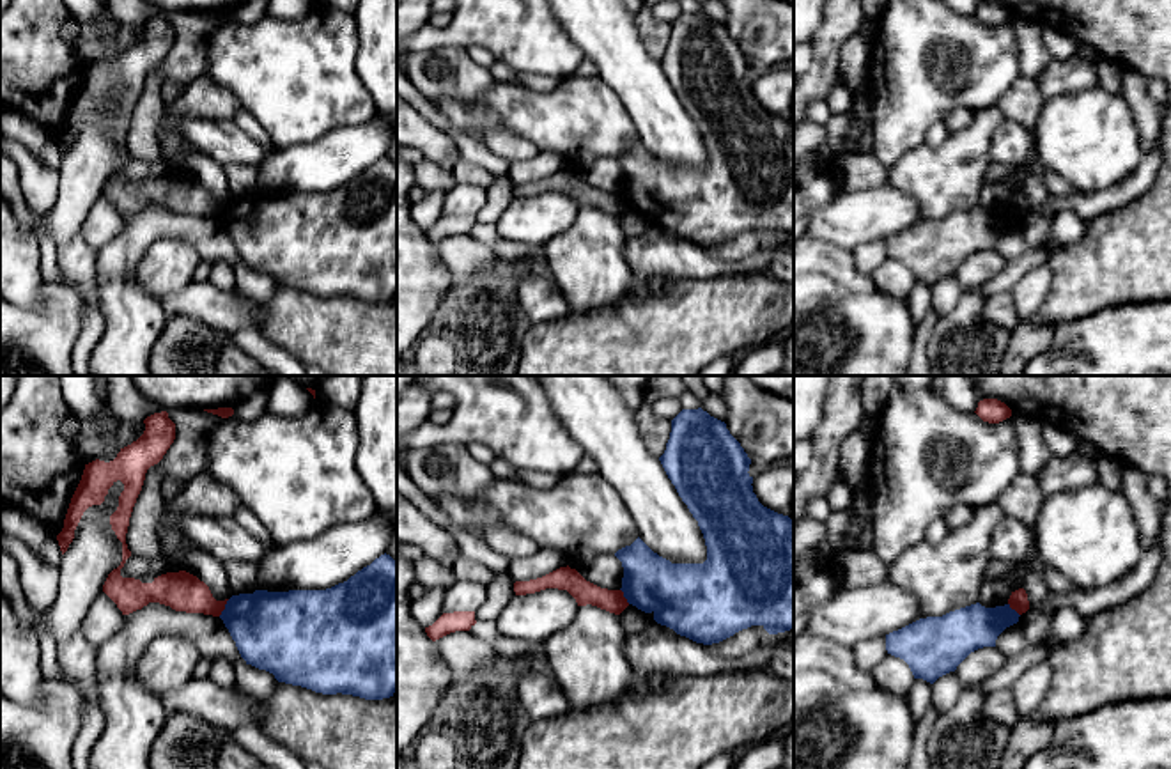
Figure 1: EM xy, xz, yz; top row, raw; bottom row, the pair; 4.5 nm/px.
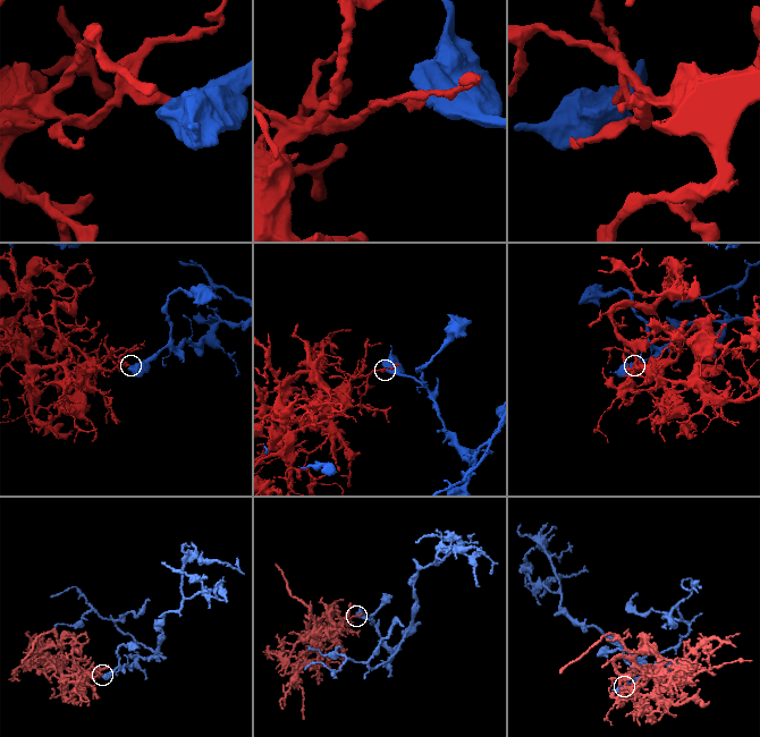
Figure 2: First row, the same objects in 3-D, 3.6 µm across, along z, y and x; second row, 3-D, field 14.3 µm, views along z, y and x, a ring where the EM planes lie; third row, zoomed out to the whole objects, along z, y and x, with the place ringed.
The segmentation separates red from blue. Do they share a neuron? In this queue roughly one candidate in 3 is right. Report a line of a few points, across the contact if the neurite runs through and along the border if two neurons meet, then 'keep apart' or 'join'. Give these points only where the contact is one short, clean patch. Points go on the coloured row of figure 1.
line xy (229, 599), (218, 615); keep apart

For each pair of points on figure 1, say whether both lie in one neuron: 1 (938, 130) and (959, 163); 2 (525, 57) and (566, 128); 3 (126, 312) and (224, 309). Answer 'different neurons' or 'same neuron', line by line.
1: different neurons
2: different neurons
3: different neurons

